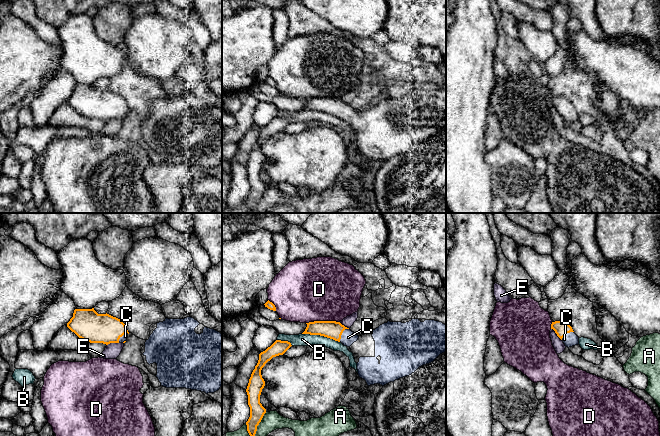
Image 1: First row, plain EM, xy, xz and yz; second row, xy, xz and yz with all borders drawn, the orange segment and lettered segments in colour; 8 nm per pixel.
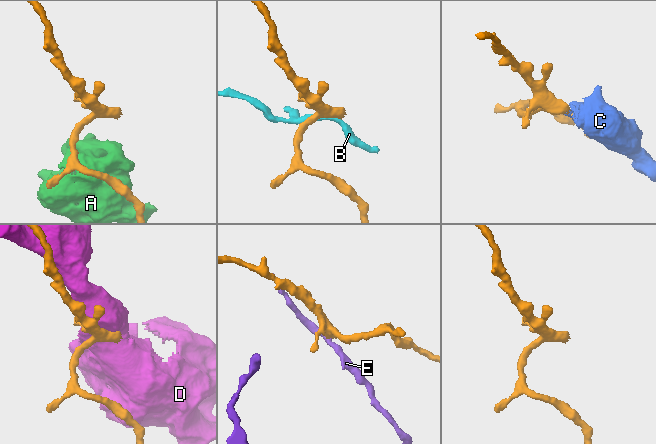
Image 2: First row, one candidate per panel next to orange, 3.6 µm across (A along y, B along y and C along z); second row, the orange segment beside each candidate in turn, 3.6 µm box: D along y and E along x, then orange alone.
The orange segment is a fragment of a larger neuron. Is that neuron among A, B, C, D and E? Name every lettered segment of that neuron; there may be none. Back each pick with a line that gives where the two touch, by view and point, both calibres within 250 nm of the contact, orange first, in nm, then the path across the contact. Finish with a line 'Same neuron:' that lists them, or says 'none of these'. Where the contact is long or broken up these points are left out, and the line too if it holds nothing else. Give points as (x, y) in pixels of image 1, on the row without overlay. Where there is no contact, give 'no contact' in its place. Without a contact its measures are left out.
C: contact xz (341, 110); calibres 140 and 120 nm; way xz (331, 105), (341, 110), (348, 113)
Same neuron: C

